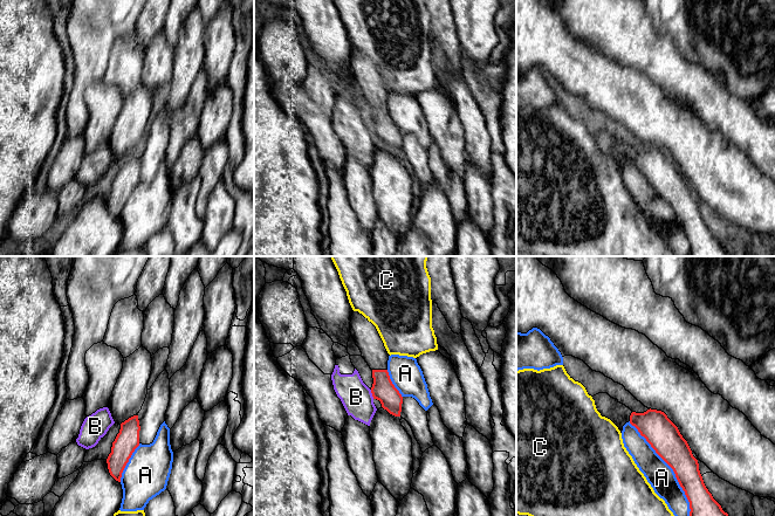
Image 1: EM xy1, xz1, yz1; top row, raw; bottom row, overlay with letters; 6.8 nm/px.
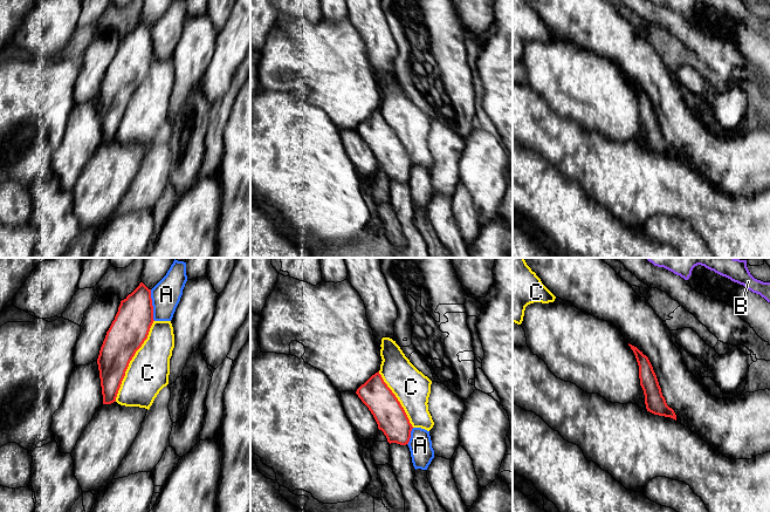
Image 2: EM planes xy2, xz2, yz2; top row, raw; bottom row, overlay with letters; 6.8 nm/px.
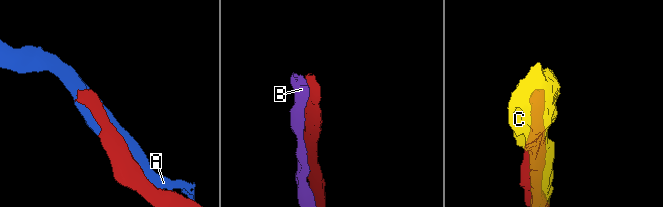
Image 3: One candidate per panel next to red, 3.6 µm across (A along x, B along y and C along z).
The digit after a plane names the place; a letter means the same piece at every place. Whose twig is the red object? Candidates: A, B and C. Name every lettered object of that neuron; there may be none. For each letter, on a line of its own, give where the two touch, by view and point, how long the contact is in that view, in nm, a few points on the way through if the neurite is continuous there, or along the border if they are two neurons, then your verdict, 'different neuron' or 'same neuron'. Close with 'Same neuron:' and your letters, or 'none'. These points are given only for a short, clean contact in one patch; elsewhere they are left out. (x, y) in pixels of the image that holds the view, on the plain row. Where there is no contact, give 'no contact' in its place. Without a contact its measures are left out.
A: contact yz1 (672, 206); length 800 nm; different neuron
B: contact xz1 (372, 132); length 70 nm; border xz1 (370, 128), (374, 136); different neuron
C: contact xy2 (130, 97); length 600 nm; different neuron
Same neuron: none

